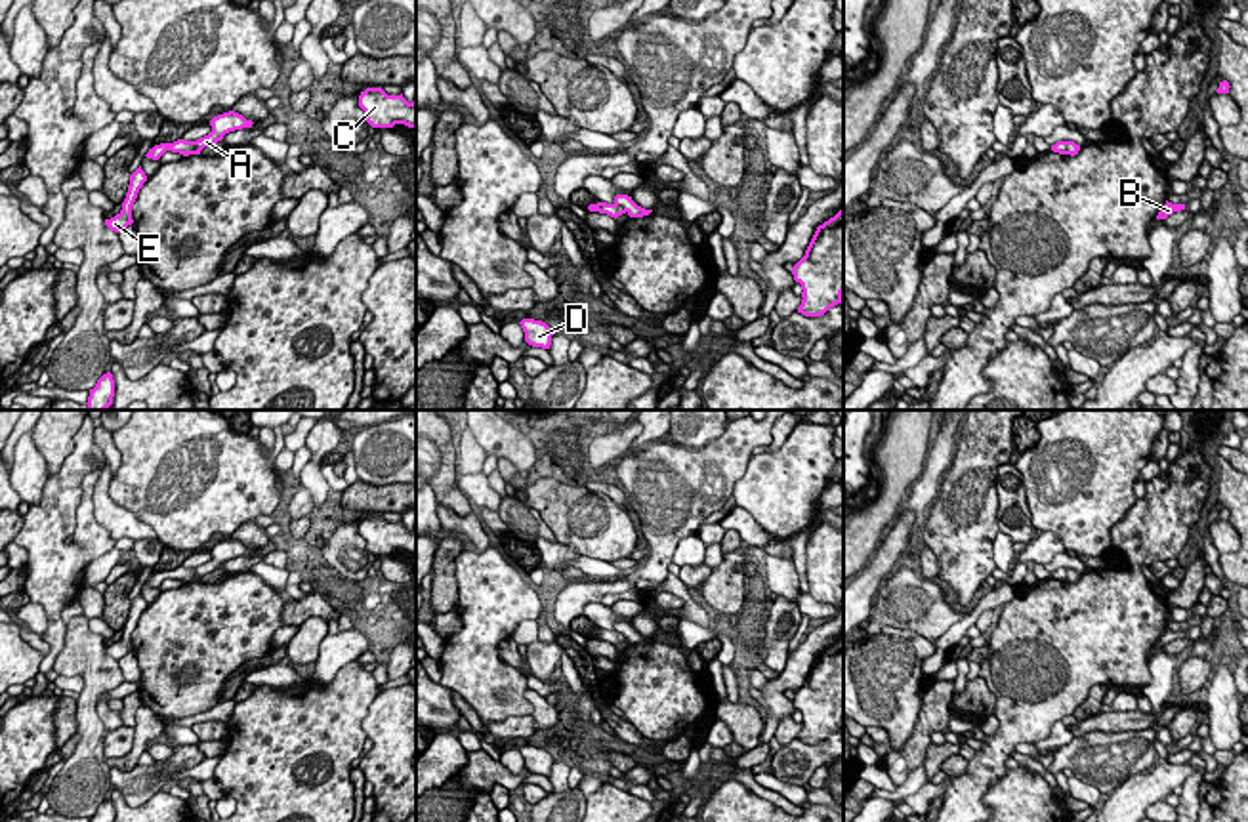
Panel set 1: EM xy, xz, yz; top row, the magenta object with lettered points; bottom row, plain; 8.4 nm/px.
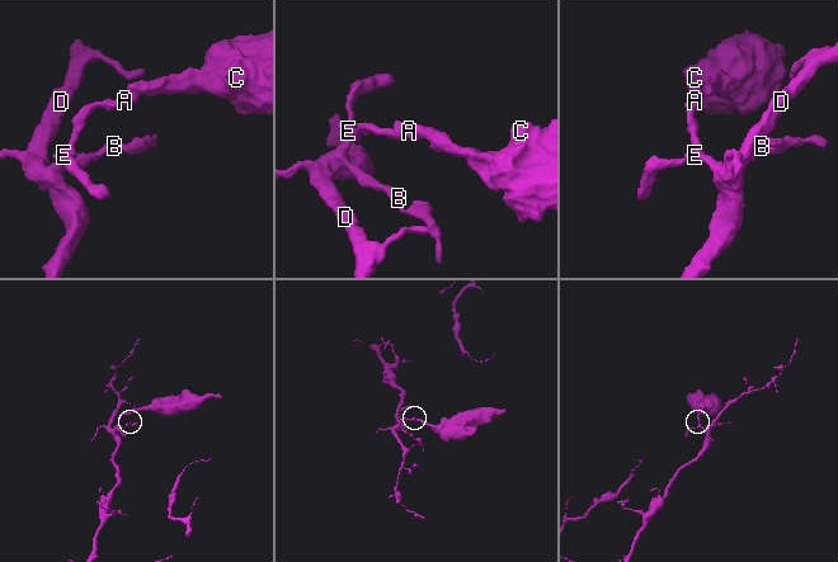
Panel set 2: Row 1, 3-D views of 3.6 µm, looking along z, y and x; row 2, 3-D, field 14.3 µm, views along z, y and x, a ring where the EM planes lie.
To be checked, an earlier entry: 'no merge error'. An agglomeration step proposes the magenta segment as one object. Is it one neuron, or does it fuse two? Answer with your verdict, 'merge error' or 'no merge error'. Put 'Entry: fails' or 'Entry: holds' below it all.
merge error
Entry: fails

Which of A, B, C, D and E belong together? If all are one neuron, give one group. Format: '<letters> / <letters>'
A C / B D E

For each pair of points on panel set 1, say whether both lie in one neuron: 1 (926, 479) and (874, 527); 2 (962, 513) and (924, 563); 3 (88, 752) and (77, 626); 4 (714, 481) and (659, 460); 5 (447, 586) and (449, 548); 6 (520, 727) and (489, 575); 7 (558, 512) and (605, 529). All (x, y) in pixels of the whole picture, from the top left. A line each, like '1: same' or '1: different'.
1: different
2: different
3: same
4: same
5: same
6: different
7: same

